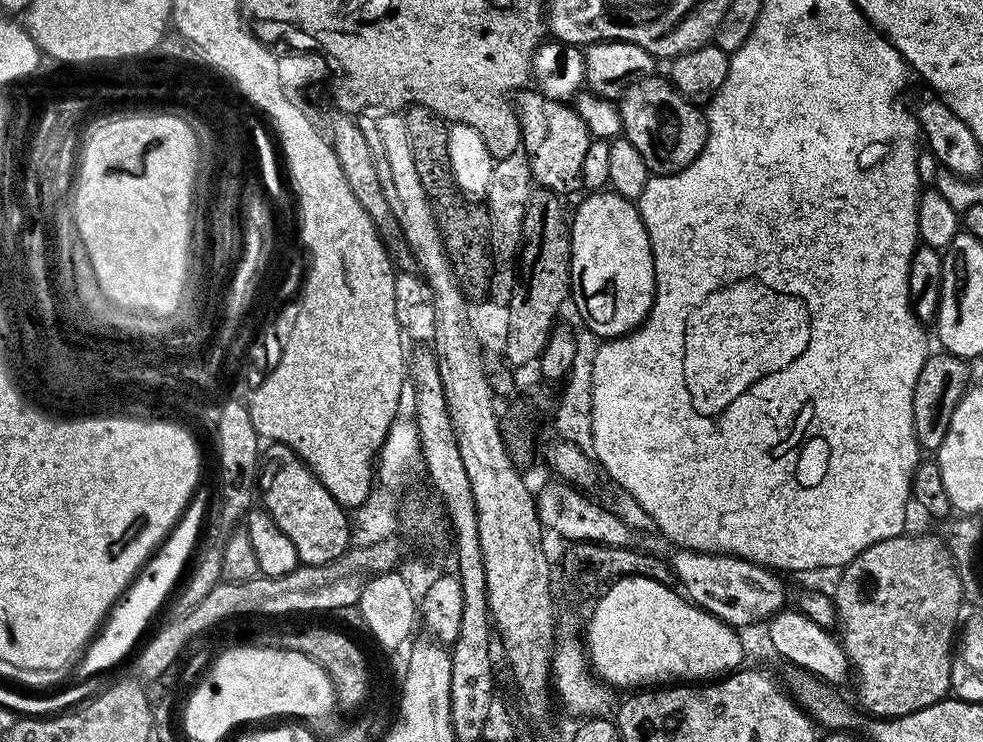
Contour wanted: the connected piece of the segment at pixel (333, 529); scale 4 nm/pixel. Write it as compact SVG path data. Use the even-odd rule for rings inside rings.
M276 450L266 460L258 472L258 496L264 499L262 507L274 518L278 530L294 542L300 564L329 564L337 560L353 543L349 513L295 452Z

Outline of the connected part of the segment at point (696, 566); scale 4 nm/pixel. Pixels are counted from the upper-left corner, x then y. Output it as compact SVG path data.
M681 548L673 553L672 568L676 571L677 580L675 583L682 589L683 595L702 610L717 616L737 630L745 630L744 628L758 623L759 620L767 622L785 607L784 584L780 581L783 579L771 568L763 568L742 556L725 556L722 552L692 552L689 548Z

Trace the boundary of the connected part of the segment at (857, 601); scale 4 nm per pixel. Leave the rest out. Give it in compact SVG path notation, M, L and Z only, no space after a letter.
M908 535L874 542L874 546L859 552L849 564L844 565L834 591L838 639L848 656L849 665L854 669L856 692L860 695L859 707L872 718L914 714L926 706L934 706L952 692L954 637L962 620L963 591L959 574L939 535Z

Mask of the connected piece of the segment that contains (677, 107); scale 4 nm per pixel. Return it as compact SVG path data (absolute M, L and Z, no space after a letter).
M653 74L649 80L643 80L627 89L624 101L619 101L623 139L629 140L642 154L649 173L657 176L669 176L680 172L706 146L708 137L708 117L705 109L700 108L693 97L683 93L671 79L659 80Z

